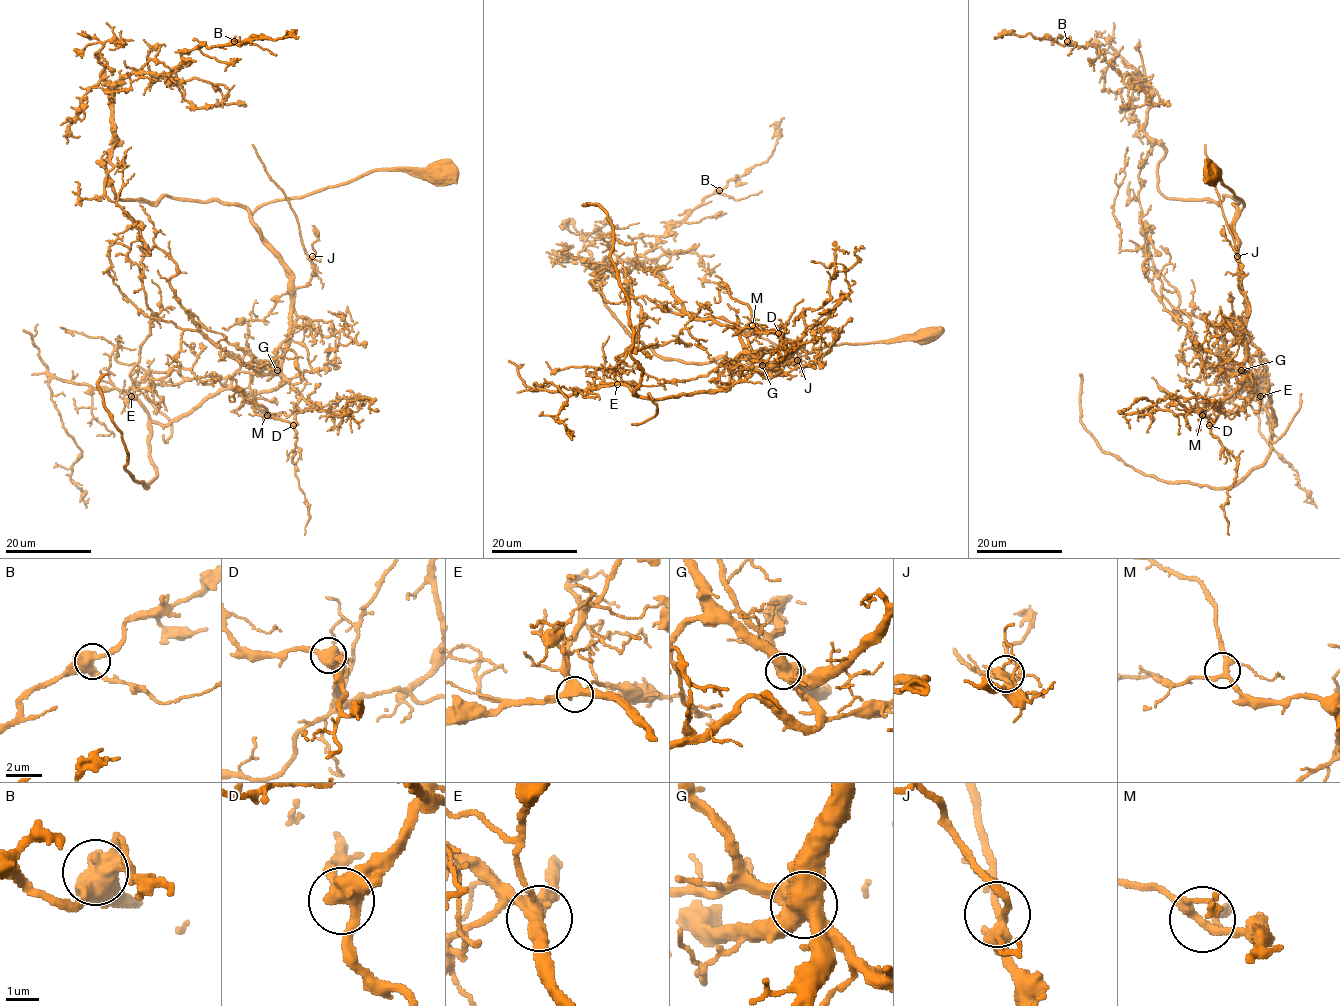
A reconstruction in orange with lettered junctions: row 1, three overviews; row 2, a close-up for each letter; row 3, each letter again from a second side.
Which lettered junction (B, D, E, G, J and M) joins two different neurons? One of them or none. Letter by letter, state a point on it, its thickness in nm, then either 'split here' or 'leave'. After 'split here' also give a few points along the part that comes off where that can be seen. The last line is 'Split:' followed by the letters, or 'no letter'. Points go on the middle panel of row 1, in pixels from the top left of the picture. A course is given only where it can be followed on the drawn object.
B: at (719, 190); 500 nm thick; leave
D: at (778, 333); 460 nm thick; leave
E: at (617, 384); 340 nm thick; leave
G: at (762, 365); 650 nm thick; split here; foreign part runs (762, 365), (770, 376), (637, 396), (629, 299), (607, 214), (592, 203)
J: at (797, 360); 340 nm thick; leave
M: at (752, 325); 280 nm thick; leave
Split: G

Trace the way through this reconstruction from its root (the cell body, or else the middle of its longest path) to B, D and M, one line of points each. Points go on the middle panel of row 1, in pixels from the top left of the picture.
B: (924, 333), (754, 367), (658, 357), (591, 282), (601, 285), (598, 268), (642, 257), (719, 190)
D: (924, 333), (832, 344), (754, 367), (738, 361), (766, 361), (776, 371), (766, 367), (787, 352), (778, 333)
M: (924, 333), (754, 367), (738, 359), (776, 371), (766, 367), (787, 352), (780, 337), (752, 325)

